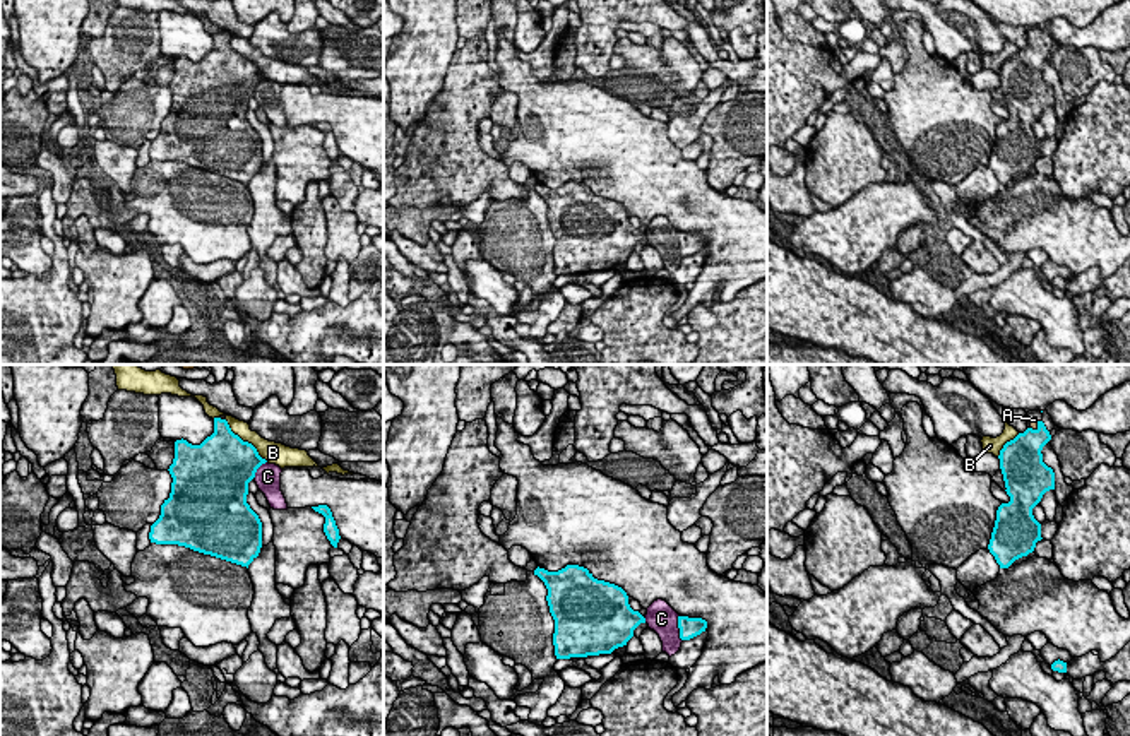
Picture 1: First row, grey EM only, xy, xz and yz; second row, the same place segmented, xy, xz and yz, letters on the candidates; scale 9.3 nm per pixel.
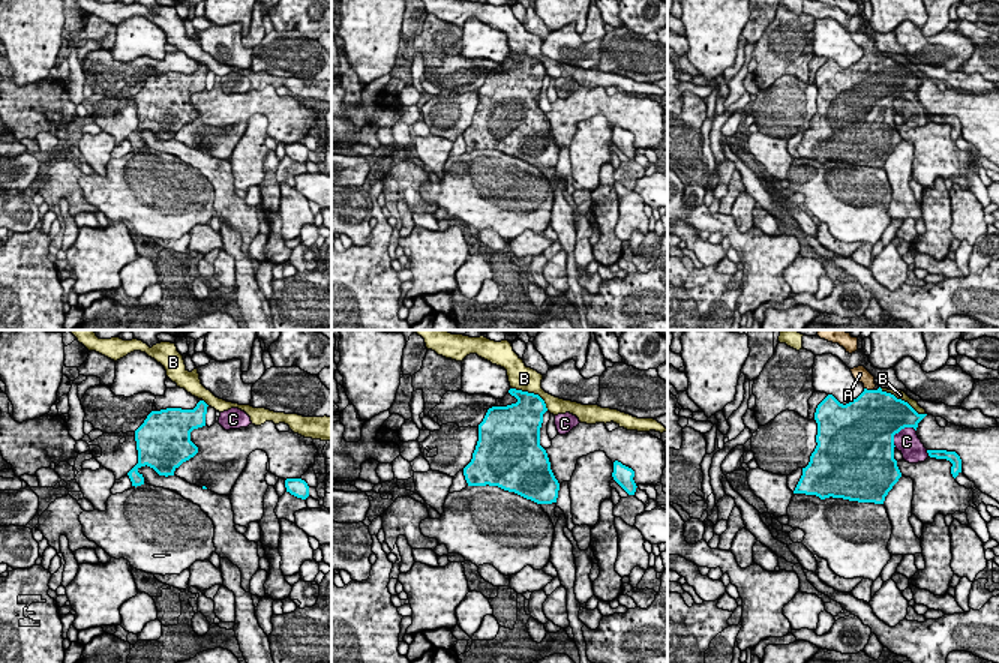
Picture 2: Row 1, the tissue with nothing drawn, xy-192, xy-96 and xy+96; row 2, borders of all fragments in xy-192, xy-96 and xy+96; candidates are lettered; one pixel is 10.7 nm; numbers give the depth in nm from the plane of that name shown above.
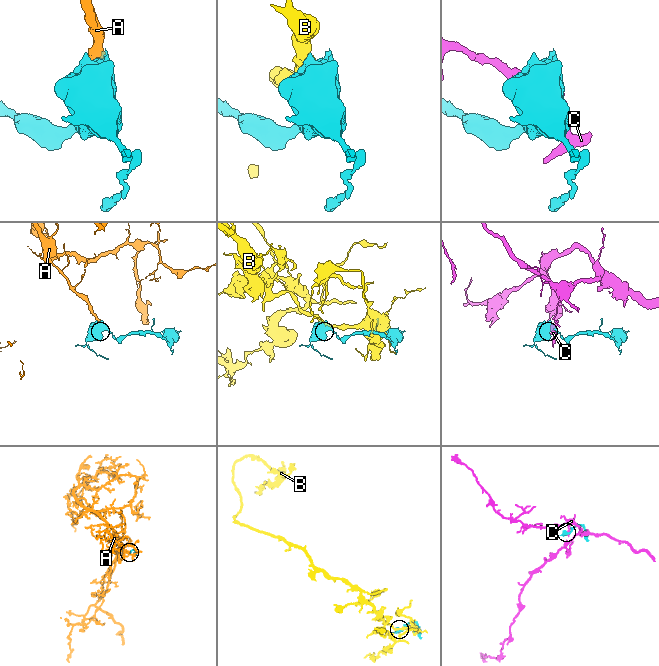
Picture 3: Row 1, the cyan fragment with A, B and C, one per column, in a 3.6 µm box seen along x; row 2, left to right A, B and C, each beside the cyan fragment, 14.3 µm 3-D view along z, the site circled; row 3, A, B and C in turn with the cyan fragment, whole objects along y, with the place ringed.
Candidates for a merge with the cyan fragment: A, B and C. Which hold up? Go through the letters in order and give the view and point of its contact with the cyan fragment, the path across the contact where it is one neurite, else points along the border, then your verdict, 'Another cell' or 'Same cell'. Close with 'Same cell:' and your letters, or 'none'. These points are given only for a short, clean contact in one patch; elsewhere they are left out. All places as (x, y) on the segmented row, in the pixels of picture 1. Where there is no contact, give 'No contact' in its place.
A: Touches cyan at yz (1038, 427). Same cell
B: Touches cyan at xy (245, 442). Another cell
C: Touches cyan at xz (678, 627). Another cell
Same cell: A

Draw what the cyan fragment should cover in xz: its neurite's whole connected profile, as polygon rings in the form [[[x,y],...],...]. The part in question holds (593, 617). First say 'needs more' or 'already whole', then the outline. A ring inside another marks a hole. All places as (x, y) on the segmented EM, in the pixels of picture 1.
already whole; [[[579,565],[558,572],[536,568],[548,589],[548,606],[555,620],[553,645],[556,659],[611,654],[627,645],[645,618],[628,604],[627,592],[598,580]]]

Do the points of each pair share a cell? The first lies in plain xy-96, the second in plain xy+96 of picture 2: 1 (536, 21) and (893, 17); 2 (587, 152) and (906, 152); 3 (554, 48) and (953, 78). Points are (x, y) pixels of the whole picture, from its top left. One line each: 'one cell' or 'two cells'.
1: two cells
2: two cells
3: two cells

